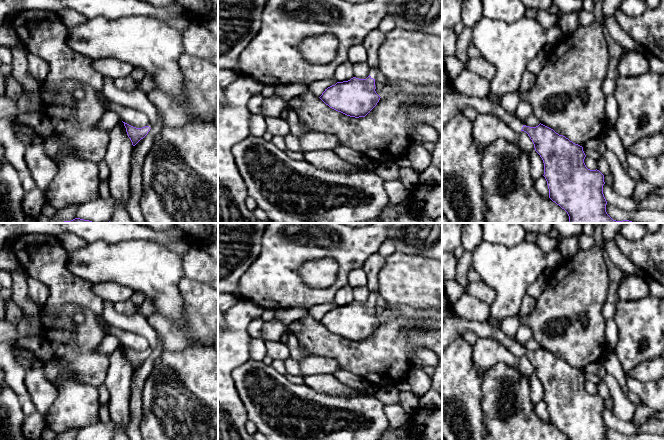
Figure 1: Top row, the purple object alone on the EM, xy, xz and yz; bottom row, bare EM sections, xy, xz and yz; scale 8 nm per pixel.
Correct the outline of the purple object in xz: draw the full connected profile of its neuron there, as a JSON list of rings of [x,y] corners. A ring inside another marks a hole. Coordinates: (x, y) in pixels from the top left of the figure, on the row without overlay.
[[[379,291],[371,293],[366,303],[356,301],[337,306],[325,313],[319,321],[330,332],[350,341],[365,341],[379,326],[375,301]]]

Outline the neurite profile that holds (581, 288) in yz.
[[[595,244],[588,250],[579,250],[573,258],[563,260],[562,272],[553,272],[533,311],[520,316],[521,324],[531,330],[532,338],[541,348],[580,370],[592,362],[599,362],[606,350],[606,319],[602,309],[608,295],[609,276],[604,251],[604,246]],[[582,315],[588,319],[586,325],[580,323]]]

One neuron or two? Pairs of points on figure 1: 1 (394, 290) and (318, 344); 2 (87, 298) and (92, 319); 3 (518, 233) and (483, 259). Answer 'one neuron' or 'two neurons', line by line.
1: two neurons
2: two neurons
3: two neurons

